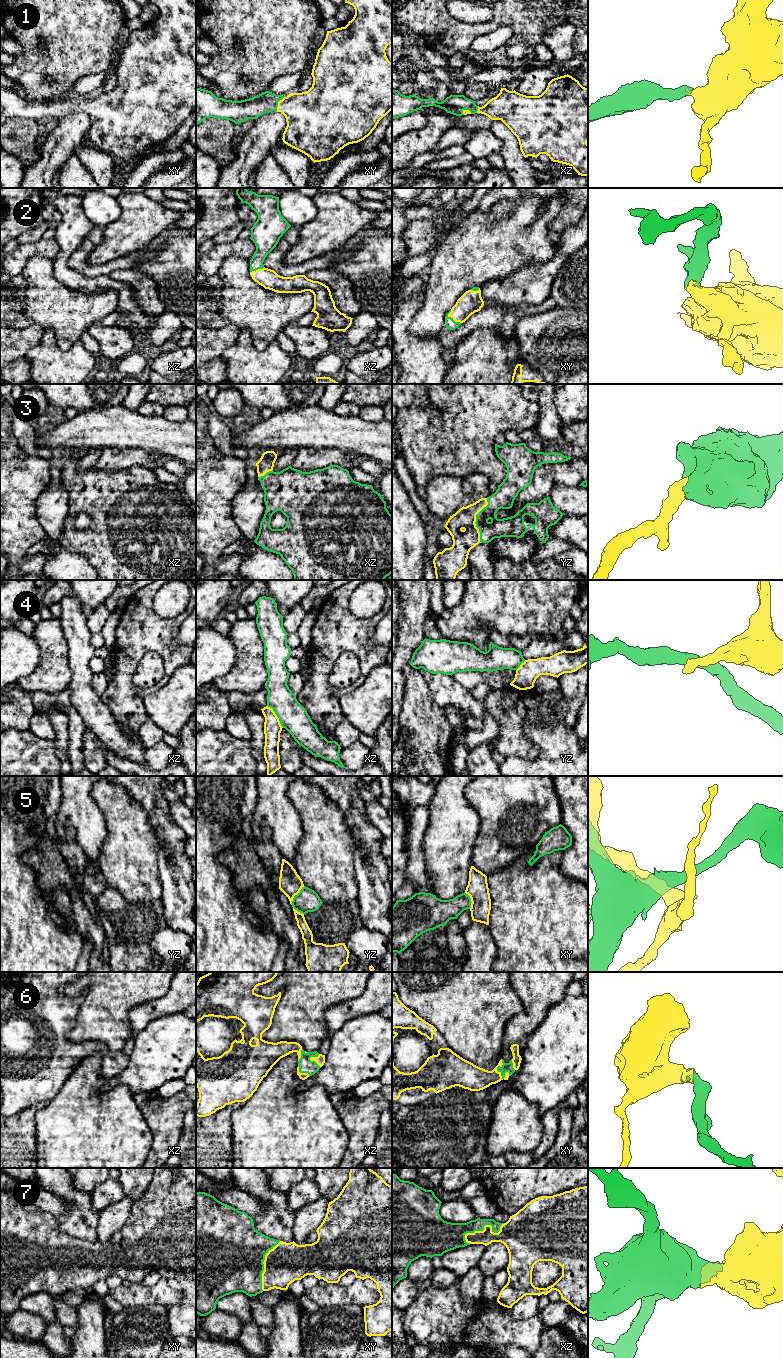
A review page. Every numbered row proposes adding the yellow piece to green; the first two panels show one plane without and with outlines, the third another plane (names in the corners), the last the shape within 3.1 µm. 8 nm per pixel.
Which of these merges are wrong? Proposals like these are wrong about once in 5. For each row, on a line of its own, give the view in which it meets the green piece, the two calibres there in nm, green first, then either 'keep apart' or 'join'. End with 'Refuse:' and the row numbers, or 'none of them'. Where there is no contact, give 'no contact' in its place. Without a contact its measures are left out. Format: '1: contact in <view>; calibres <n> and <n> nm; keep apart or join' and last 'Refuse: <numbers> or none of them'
1: contact in xy; calibres 170 and 340 nm; join
2: contact in xy; calibres 80 and 180 nm; join
3: contact in yz; calibres 160 and 180 nm; join
4: contact in xz; calibres 220 and 140 nm; keep apart
5: contact in yz; calibres 190 and 190 nm; keep apart
6: contact in xy; calibres 80 and 200 nm; join
7: contact in xz; calibres 180 and 220 nm; join
Refuse: 4, 5

